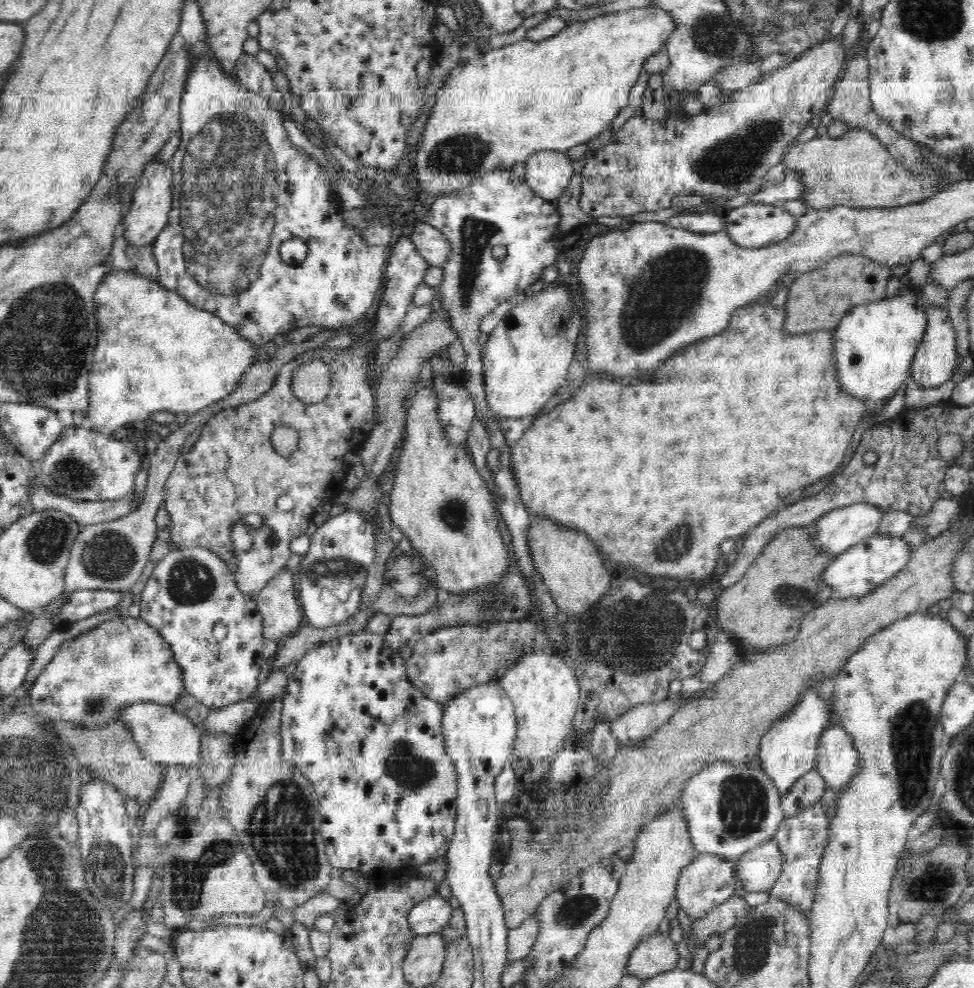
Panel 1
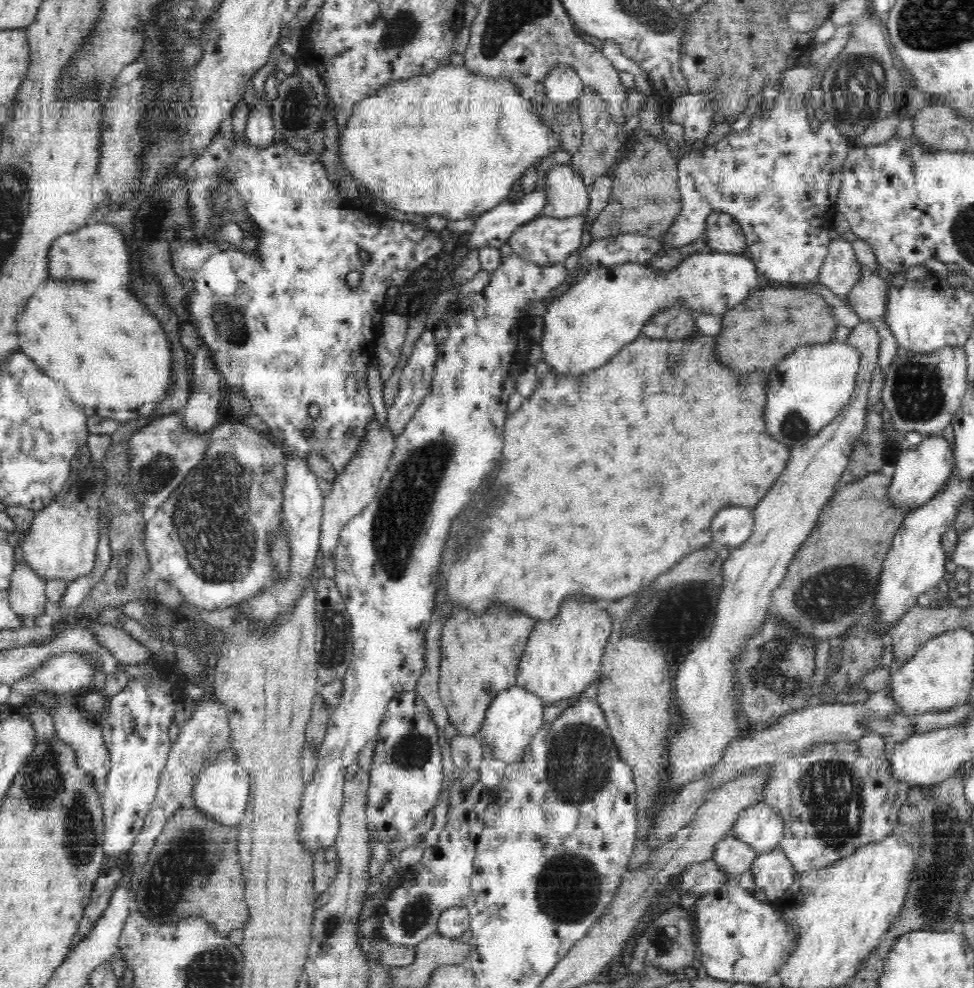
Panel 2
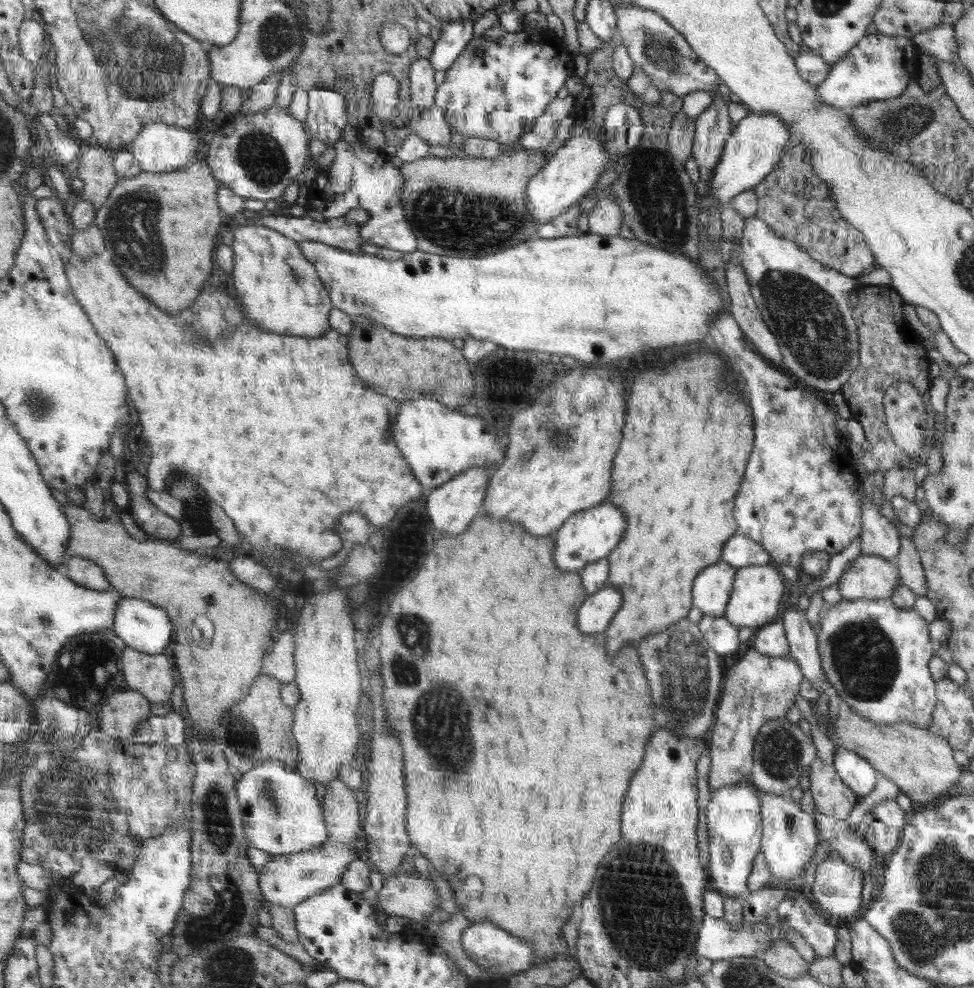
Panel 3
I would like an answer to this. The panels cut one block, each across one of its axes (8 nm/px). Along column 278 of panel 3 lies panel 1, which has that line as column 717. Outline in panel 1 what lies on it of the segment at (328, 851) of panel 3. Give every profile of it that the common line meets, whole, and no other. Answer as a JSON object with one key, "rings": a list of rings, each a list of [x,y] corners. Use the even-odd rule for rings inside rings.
{"rings":[[[699,853],[683,869],[676,886],[676,900],[692,921],[706,917],[709,911],[728,900],[735,892],[734,863],[712,853]]]}

